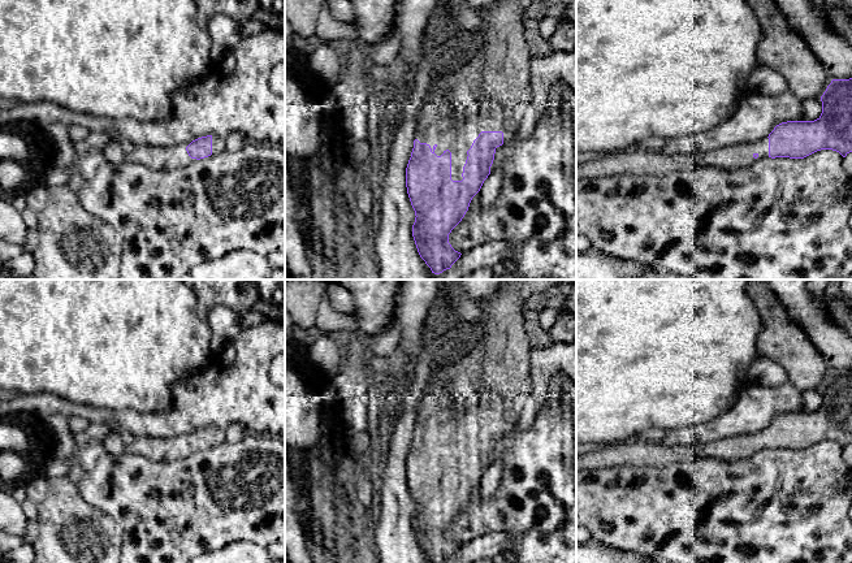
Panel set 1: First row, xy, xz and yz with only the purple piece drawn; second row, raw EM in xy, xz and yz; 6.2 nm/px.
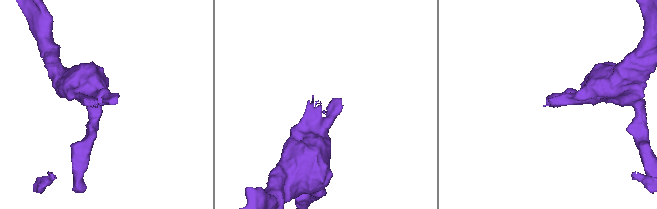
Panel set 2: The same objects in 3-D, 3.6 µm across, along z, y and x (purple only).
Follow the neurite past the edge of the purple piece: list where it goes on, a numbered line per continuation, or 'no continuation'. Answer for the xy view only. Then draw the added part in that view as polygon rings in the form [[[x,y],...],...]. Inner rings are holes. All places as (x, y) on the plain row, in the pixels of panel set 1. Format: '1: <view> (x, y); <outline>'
1: xy (176, 447); [[[121,432],[125,451],[140,455],[151,460],[181,460],[196,452],[186,442],[190,434],[180,434],[170,438],[135,436],[130,432]]]

